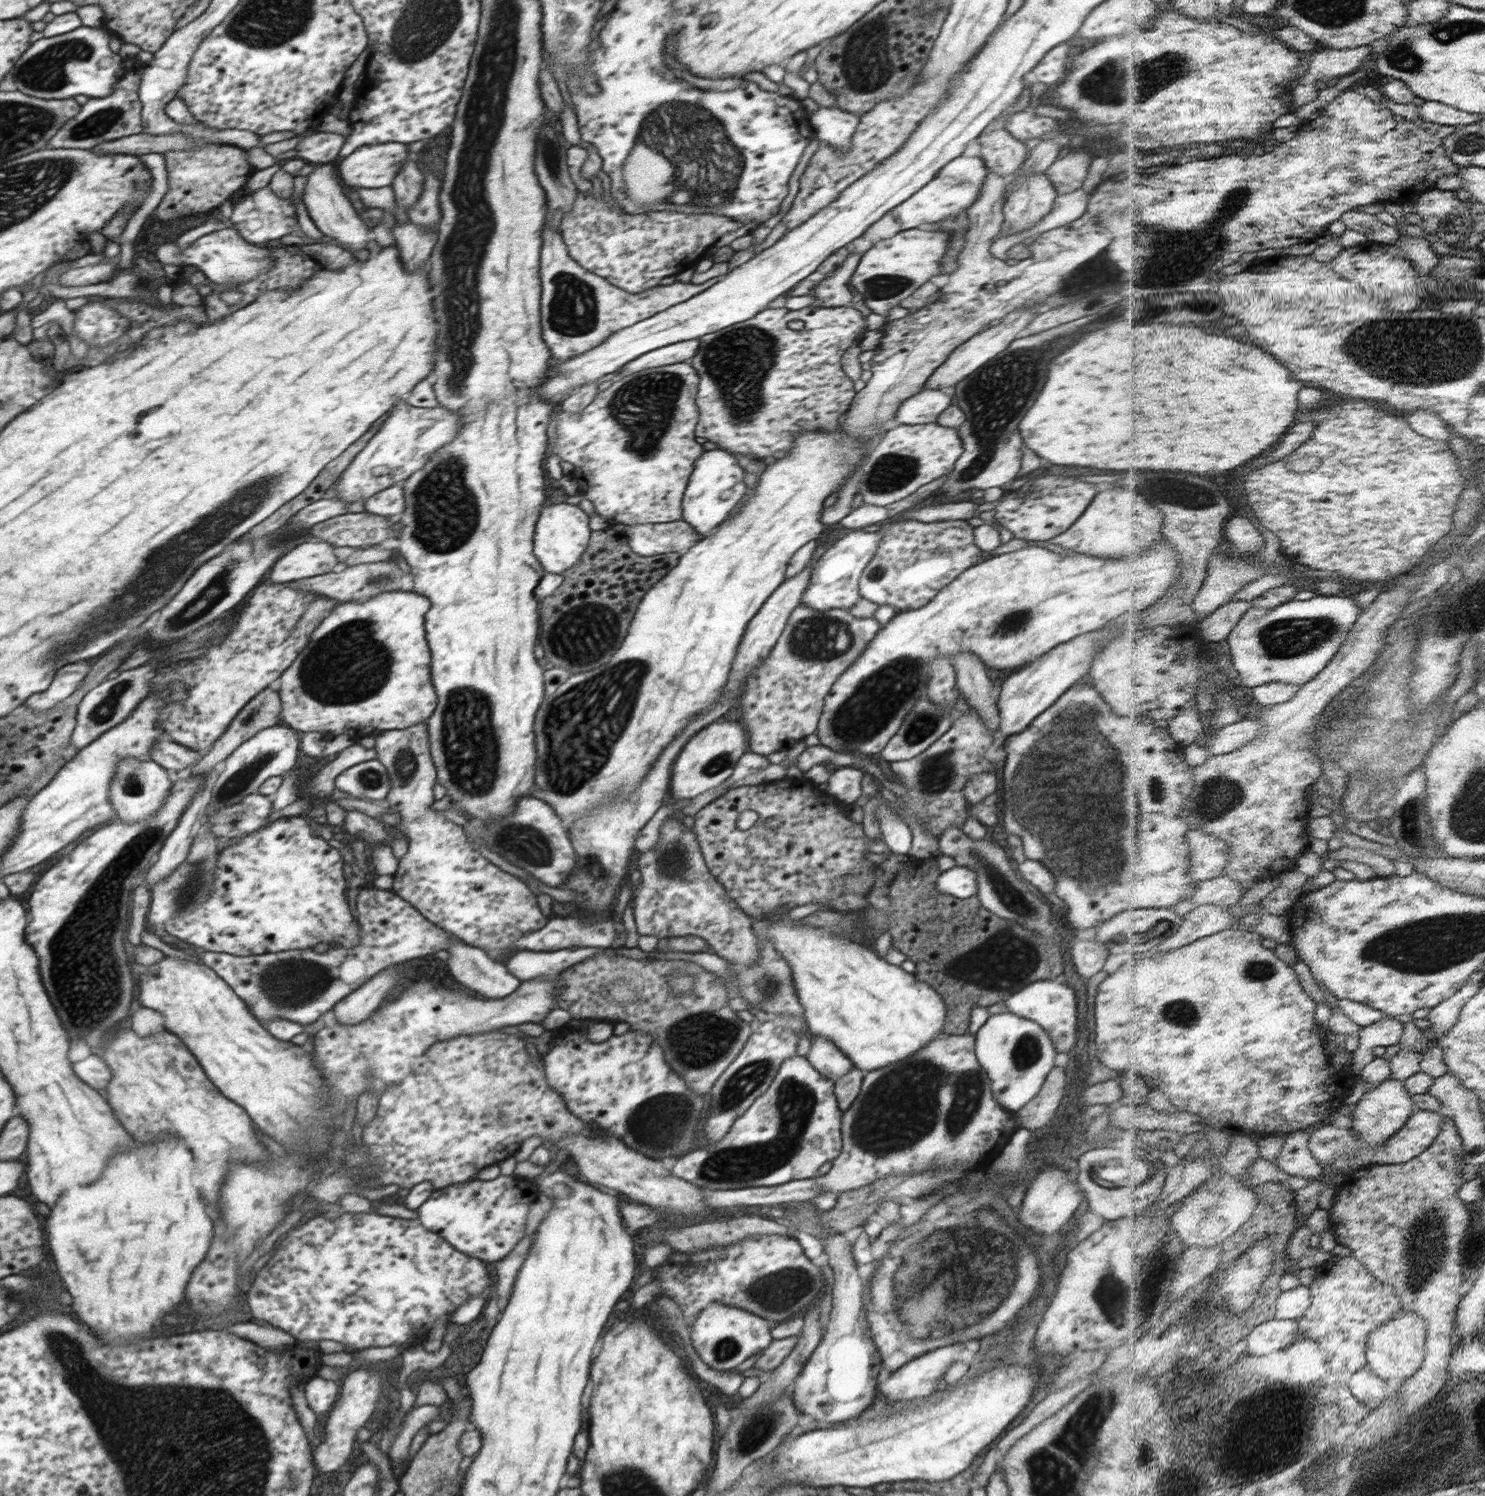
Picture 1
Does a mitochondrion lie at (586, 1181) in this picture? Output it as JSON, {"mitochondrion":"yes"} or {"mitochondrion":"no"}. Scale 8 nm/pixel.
{"mitochondrion":"no"}

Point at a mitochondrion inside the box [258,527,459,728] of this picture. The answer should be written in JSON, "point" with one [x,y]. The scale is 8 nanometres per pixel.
{"point":[336,670]}

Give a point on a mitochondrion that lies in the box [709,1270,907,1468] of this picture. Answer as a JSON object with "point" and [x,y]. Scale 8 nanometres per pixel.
{"point":[757,1428]}

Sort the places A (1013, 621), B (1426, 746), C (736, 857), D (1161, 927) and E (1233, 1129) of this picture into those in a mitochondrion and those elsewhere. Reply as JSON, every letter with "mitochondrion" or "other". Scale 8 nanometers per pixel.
{"A":"mitochondrion","B":"other","C":"other","D":"mitochondrion","E":"other"}

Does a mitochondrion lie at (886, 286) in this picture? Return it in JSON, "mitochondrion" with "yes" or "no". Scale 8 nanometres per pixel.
{"mitochondrion":"yes"}

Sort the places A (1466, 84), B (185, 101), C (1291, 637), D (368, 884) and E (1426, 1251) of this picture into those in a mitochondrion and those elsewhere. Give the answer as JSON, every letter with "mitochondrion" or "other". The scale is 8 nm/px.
{"A":"other","B":"other","C":"mitochondrion","D":"other","E":"mitochondrion"}

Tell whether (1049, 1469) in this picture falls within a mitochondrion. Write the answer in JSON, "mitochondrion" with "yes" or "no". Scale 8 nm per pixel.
{"mitochondrion":"yes"}

